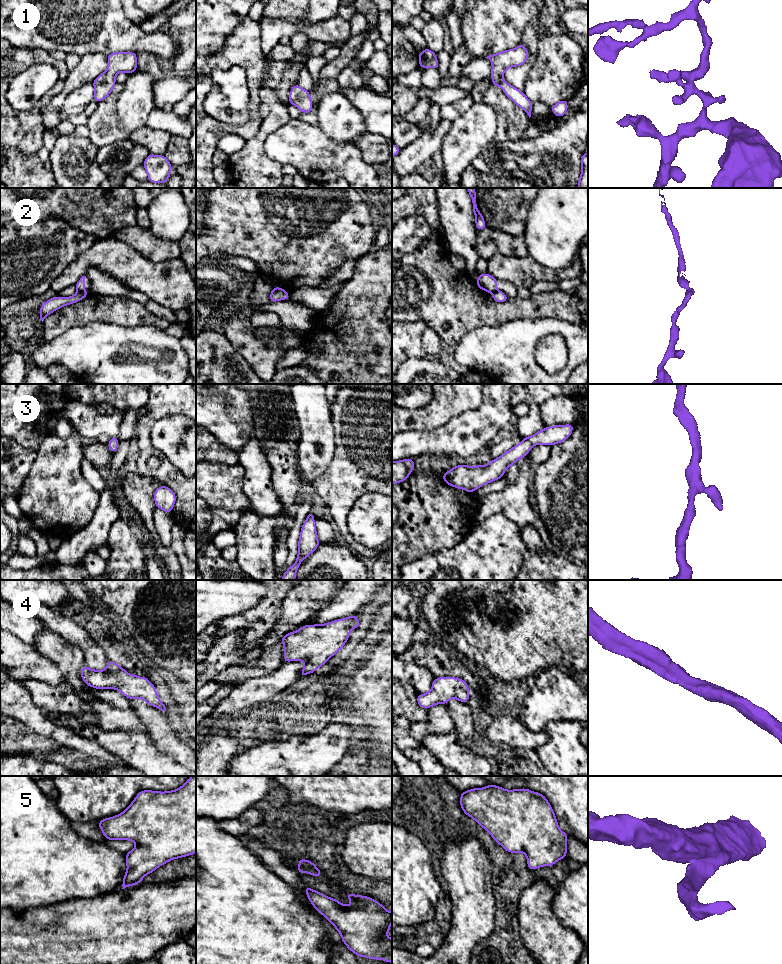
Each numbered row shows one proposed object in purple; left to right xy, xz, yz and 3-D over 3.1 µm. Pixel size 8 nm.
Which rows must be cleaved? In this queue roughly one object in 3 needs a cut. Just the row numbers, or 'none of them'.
2

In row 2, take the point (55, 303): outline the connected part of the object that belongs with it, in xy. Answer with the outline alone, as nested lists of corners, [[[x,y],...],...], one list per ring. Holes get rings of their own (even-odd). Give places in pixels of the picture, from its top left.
[[[77,292],[70,297],[59,297],[55,296],[49,299],[48,301],[41,304],[40,307],[40,319],[43,322],[44,319],[53,313],[54,311],[70,304],[74,304],[78,301],[84,299],[90,292]]]

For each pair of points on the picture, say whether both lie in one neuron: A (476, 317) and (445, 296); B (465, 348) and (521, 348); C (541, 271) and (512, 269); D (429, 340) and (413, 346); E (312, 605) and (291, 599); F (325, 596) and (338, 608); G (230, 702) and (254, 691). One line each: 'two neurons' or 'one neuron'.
A: one neuron
B: one neuron
C: one neuron
D: two neurons
E: one neuron
F: two neurons
G: one neuron

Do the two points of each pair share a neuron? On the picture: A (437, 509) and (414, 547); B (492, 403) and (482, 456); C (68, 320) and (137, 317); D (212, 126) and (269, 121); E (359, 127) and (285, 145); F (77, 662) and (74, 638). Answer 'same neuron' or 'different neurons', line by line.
A: same neuron
B: different neurons
C: same neuron
D: different neurons
E: different neurons
F: different neurons

